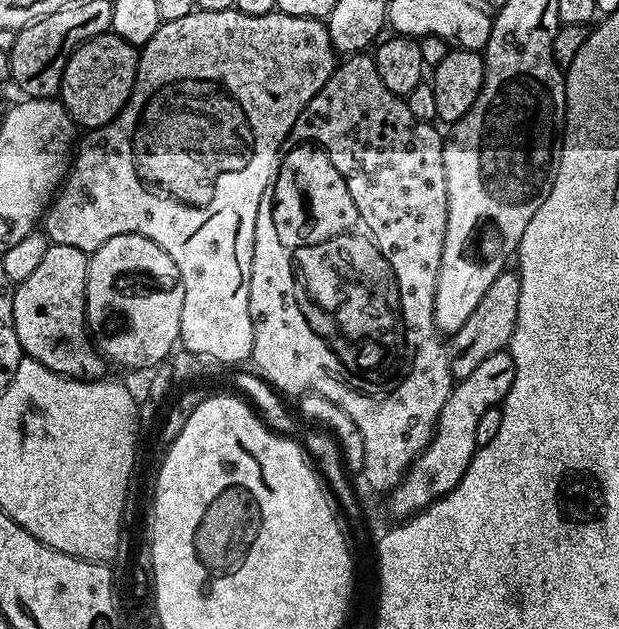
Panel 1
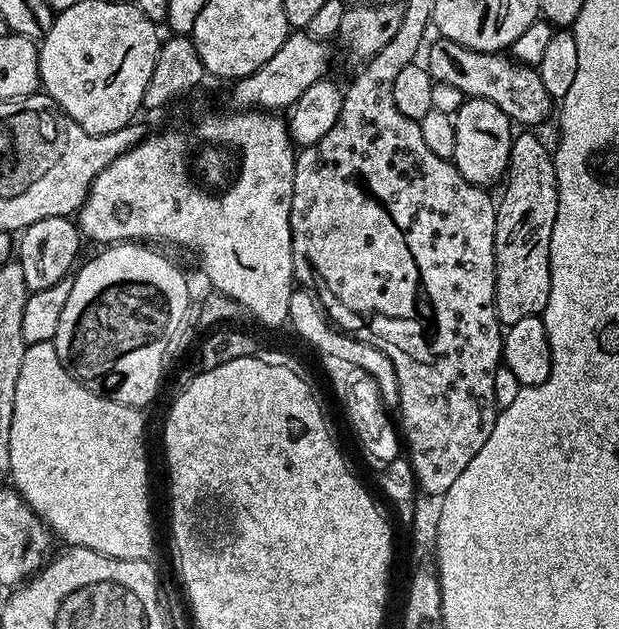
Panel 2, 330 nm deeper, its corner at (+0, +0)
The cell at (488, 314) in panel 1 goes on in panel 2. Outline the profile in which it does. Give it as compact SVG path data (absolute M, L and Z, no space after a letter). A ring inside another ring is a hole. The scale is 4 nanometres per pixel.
M524 130L524 132L515 137L510 150L510 158L508 159L508 170L506 173L506 181L508 185L504 188L504 193L498 196L496 206L496 229L494 230L494 250L496 251L496 313L500 319L501 325L507 326L514 322L522 322L522 318L530 318L531 316L540 316L543 313L546 302L550 298L550 242L554 234L554 218L558 218L558 178L556 177L556 161L553 153L535 136L535 131Z

